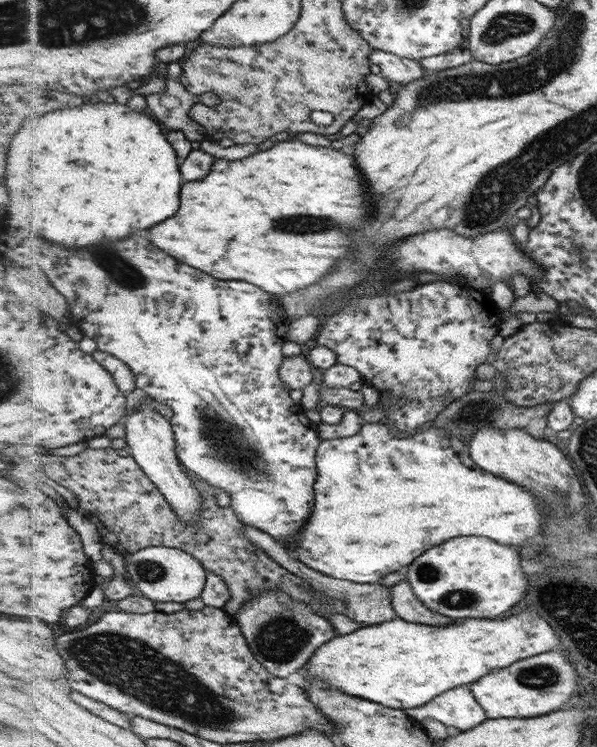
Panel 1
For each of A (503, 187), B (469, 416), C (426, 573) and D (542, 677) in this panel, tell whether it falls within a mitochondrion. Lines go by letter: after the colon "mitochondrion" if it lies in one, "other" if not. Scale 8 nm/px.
A: mitochondrion
B: mitochondrion
C: mitochondrion
D: mitochondrion

